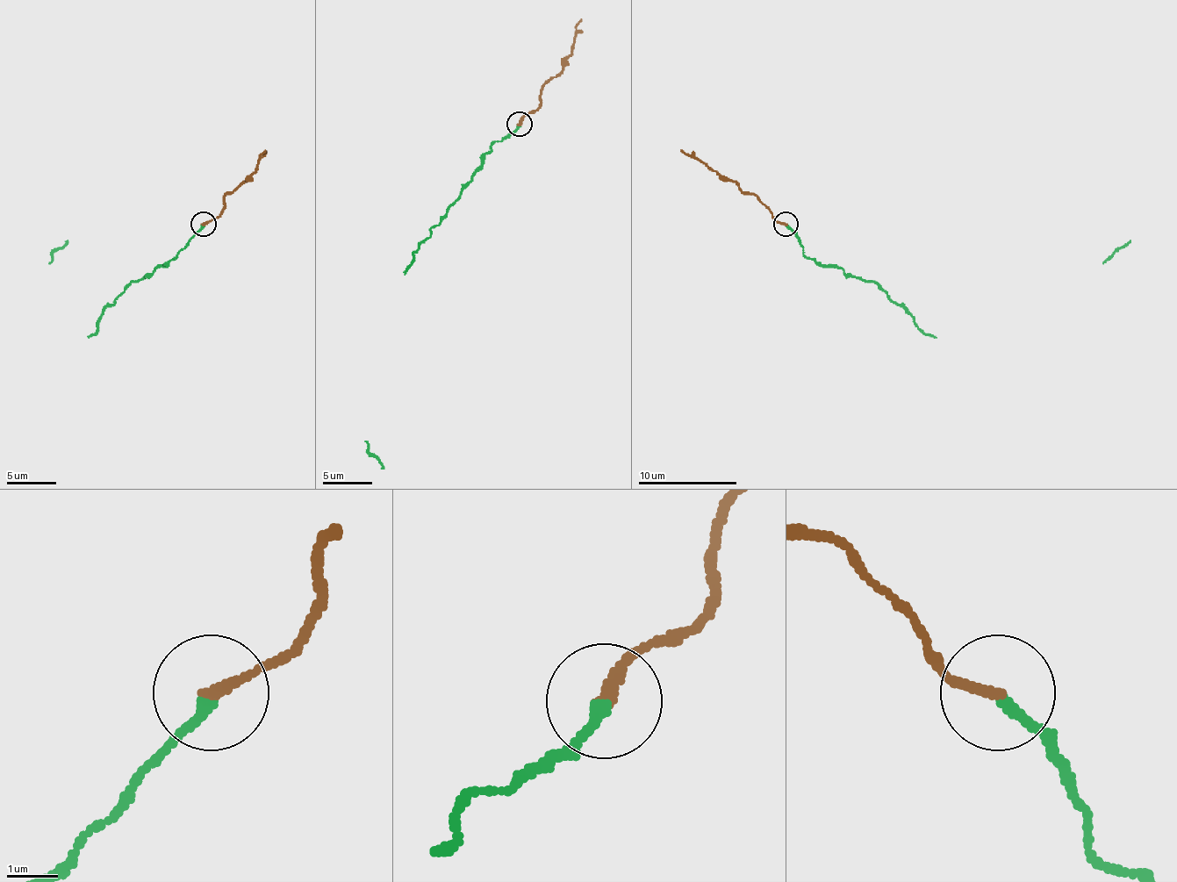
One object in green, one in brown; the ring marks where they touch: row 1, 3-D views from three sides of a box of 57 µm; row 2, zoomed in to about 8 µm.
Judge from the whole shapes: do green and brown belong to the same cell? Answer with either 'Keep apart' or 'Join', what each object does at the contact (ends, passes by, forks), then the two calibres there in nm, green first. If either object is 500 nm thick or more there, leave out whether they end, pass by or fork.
Keep apart. At the ring green ends. At the ring brown ends. Thickness 200 nm (green) against 240 nm

